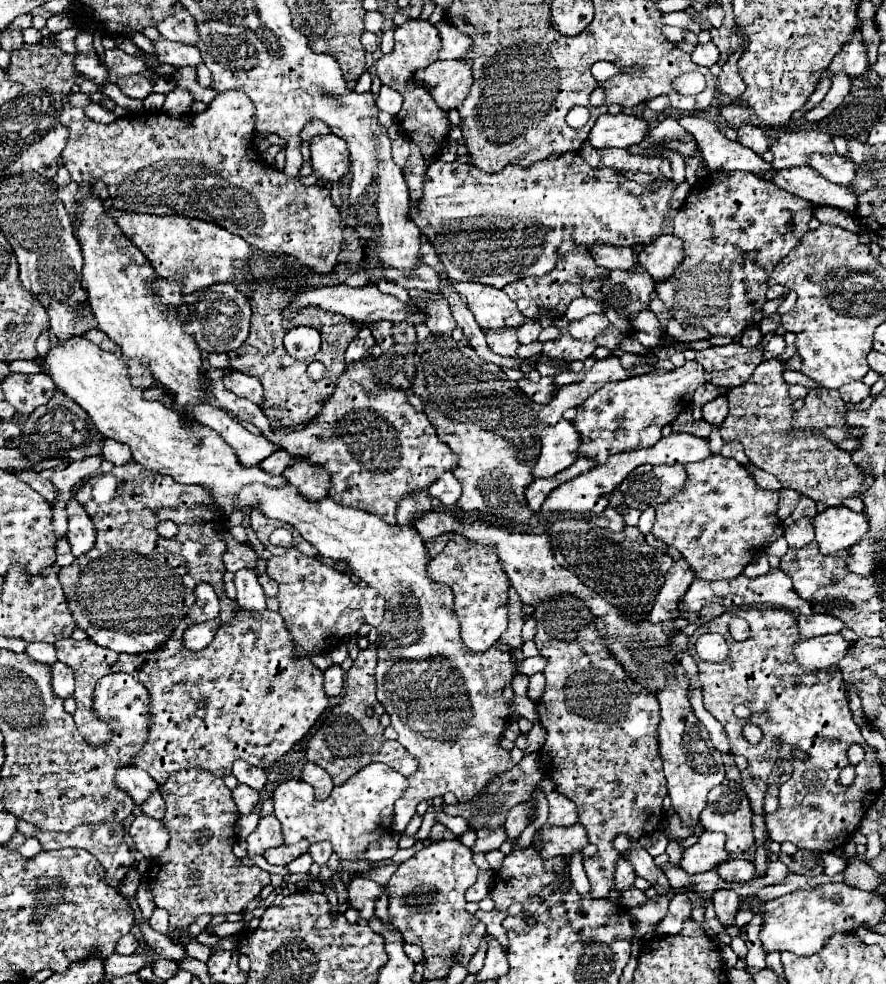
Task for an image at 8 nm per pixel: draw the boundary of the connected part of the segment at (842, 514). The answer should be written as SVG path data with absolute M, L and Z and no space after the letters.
M832 506L818 512L812 518L814 540L822 554L834 554L854 546L868 530L868 520L864 514L852 512L844 506Z

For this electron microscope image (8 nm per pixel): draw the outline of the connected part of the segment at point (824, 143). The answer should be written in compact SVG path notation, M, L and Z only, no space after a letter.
M798 130L782 134L778 140L770 146L774 154L774 168L790 168L790 166L802 166L806 162L806 156L810 152L833 153L834 147L831 136L816 130Z

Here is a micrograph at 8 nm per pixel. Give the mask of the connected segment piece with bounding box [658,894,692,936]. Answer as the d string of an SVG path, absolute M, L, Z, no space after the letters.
M686 894L674 896L670 900L666 918L658 924L658 934L660 936L664 936L664 934L678 934L678 930L682 930L682 924L690 916L690 912L692 912L692 904L690 904L688 896Z

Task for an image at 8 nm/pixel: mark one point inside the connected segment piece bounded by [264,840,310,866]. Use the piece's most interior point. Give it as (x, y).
(284, 854)

